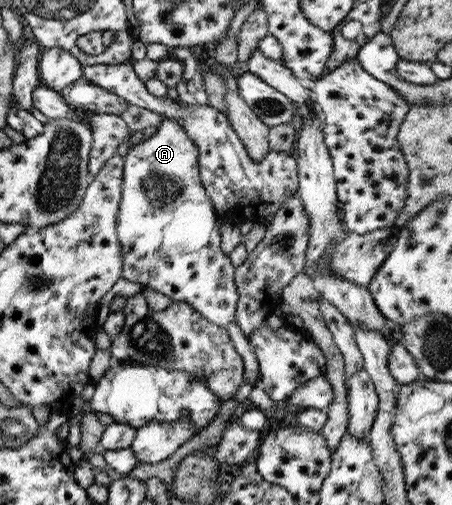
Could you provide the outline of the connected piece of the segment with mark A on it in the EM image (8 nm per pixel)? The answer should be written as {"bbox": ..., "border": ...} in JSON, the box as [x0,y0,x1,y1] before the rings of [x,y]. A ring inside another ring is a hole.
{"bbox":[116,116,238,327],"border":[[[162,116],[160,125],[152,130],[152,133],[148,135],[146,140],[140,143],[132,145],[128,148],[126,156],[123,158],[122,166],[122,194],[120,194],[120,202],[118,202],[118,216],[116,216],[116,240],[117,246],[119,246],[120,253],[122,253],[122,279],[131,282],[140,282],[144,288],[154,289],[158,293],[162,293],[166,297],[170,298],[172,302],[183,302],[194,311],[198,311],[204,319],[212,322],[214,325],[220,327],[227,327],[228,323],[236,323],[234,319],[234,312],[236,312],[236,302],[238,301],[237,289],[233,280],[233,267],[228,259],[228,255],[222,253],[220,250],[219,239],[219,221],[215,215],[214,207],[202,182],[199,178],[198,161],[198,148],[194,145],[194,142],[188,136],[186,136],[186,130],[176,124],[176,120],[168,118],[168,116]]]}

